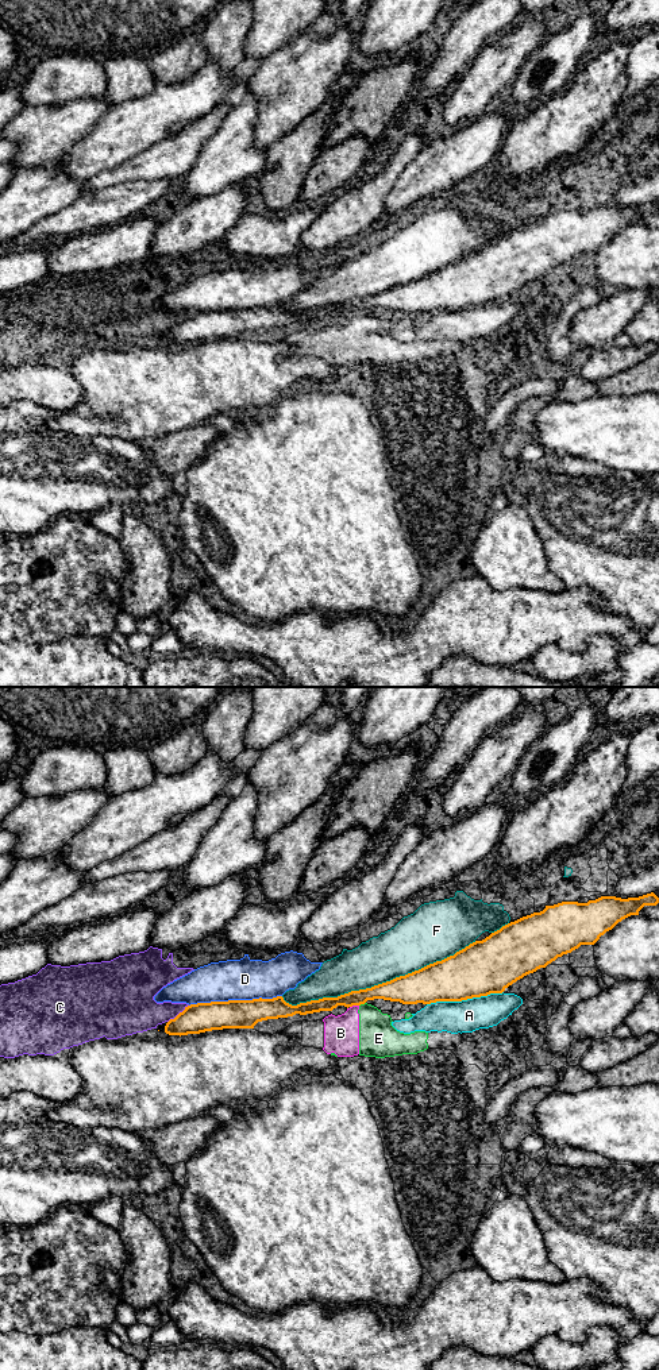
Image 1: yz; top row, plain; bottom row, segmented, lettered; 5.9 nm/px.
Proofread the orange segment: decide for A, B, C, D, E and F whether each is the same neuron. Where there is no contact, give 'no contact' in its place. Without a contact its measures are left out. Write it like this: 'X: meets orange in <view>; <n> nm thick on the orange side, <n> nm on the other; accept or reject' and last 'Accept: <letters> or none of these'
A: meets orange in yz; 320 nm thick on the orange side, 190 nm on the other; reject
B: meets orange in yz; 120 nm thick on the orange side, 200 nm on the other; reject
C: meets orange in yz; 180 nm thick on the orange side, 260 nm on the other; reject
D: meets orange in yz; 180 nm thick on the orange side, 240 nm on the other; reject
E: meets orange in yz; 150 nm thick on the orange side, 220 nm on the other; reject
F: meets orange in yz; 190 nm thick on the orange side, 280 nm on the other; reject
Accept: none of these

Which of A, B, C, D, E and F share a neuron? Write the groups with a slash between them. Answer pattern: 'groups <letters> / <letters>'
groups A / B E / C / D / F

